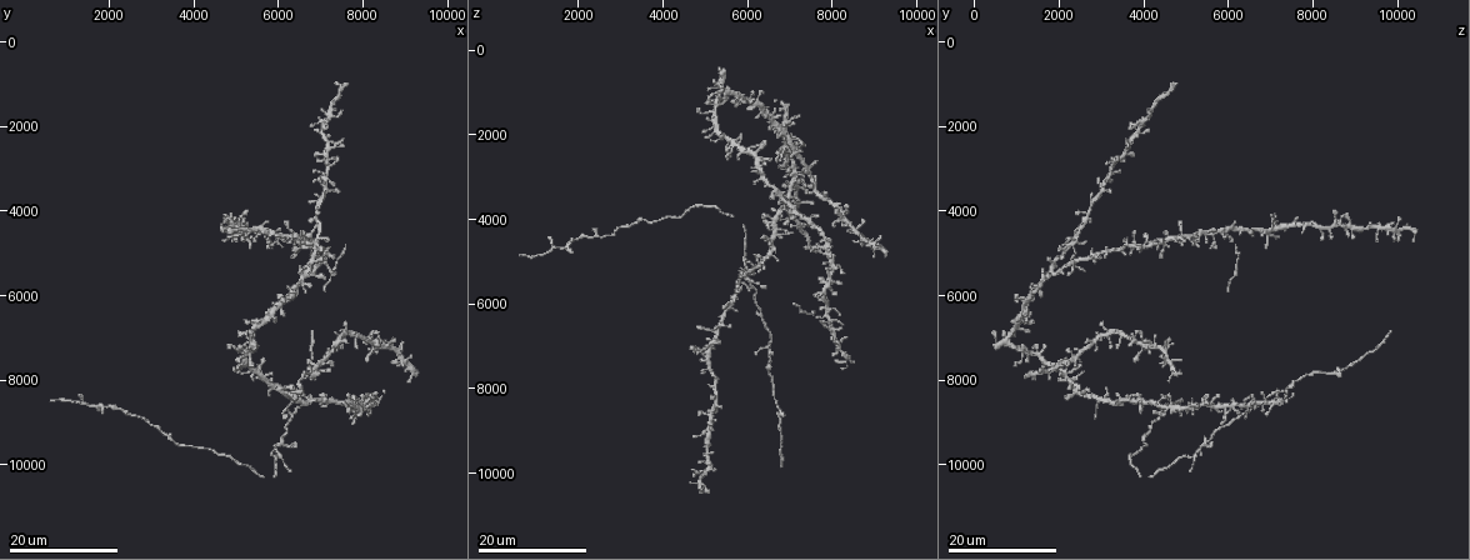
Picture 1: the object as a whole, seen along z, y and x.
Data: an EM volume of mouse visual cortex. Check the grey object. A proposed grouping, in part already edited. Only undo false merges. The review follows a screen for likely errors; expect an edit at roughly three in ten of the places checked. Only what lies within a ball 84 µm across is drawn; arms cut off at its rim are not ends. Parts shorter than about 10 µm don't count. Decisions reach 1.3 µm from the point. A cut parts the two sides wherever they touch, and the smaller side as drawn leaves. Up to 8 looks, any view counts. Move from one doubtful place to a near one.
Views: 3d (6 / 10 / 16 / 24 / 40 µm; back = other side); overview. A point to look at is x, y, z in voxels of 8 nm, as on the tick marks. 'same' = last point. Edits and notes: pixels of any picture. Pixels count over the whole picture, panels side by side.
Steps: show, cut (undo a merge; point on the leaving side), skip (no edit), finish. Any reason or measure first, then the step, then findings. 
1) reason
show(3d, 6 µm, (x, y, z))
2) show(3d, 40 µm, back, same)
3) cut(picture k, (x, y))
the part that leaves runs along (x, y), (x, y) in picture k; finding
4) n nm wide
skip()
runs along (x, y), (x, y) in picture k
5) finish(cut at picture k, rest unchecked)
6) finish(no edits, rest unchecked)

branch point
show(3d, 24 µm, (7850, 8650, 6300))

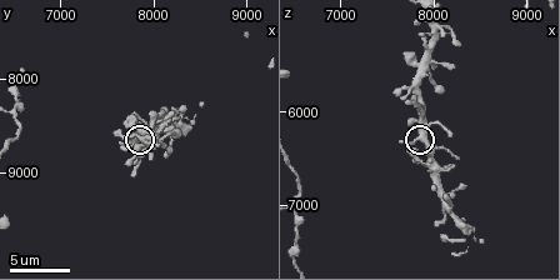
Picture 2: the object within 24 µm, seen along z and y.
closer look
show(3d, 10 µm, same)

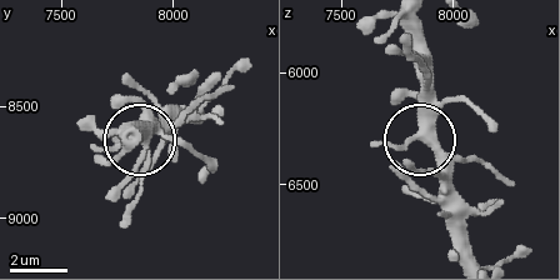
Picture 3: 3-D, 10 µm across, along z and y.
show(3d, 10 µm, back, same)

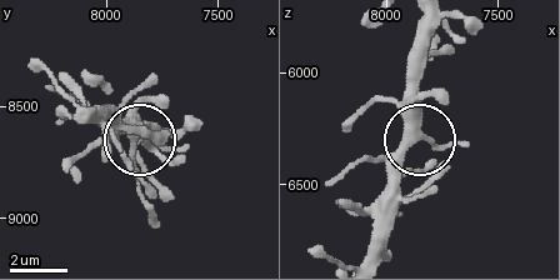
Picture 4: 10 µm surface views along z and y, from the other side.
side arm 14 µm
skip()
runs along (420, 25), (420, 126), (396, 176), (365, 210) in picture 4; continuous, no second cell

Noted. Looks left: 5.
three-way junction
show(3d, 16 µm, (6550, 8400, 7000))

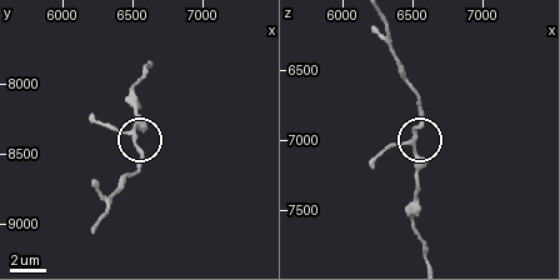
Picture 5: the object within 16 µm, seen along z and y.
show(3d, 6 µm, (6500, 8360, 7000))

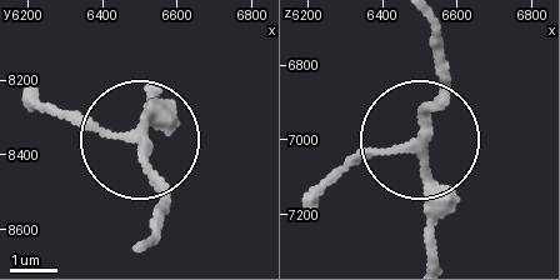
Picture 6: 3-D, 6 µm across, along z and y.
skip()
one cell here

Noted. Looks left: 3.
show(3d, 16 µm, (5900, 9550, 5350))

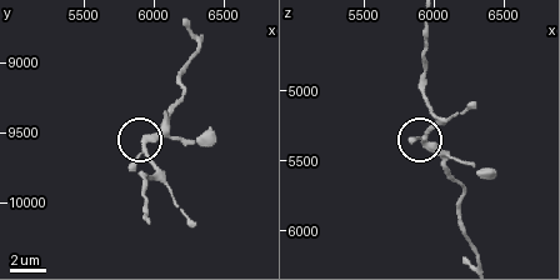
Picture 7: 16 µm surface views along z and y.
show(3d, 10 µm, (5940, 9580, 5340))

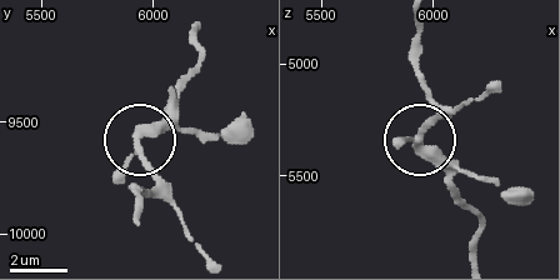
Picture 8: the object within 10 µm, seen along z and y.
3 arms
skip()
continuous, no second cell

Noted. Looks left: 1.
finish(no edits, rest unchecked)

